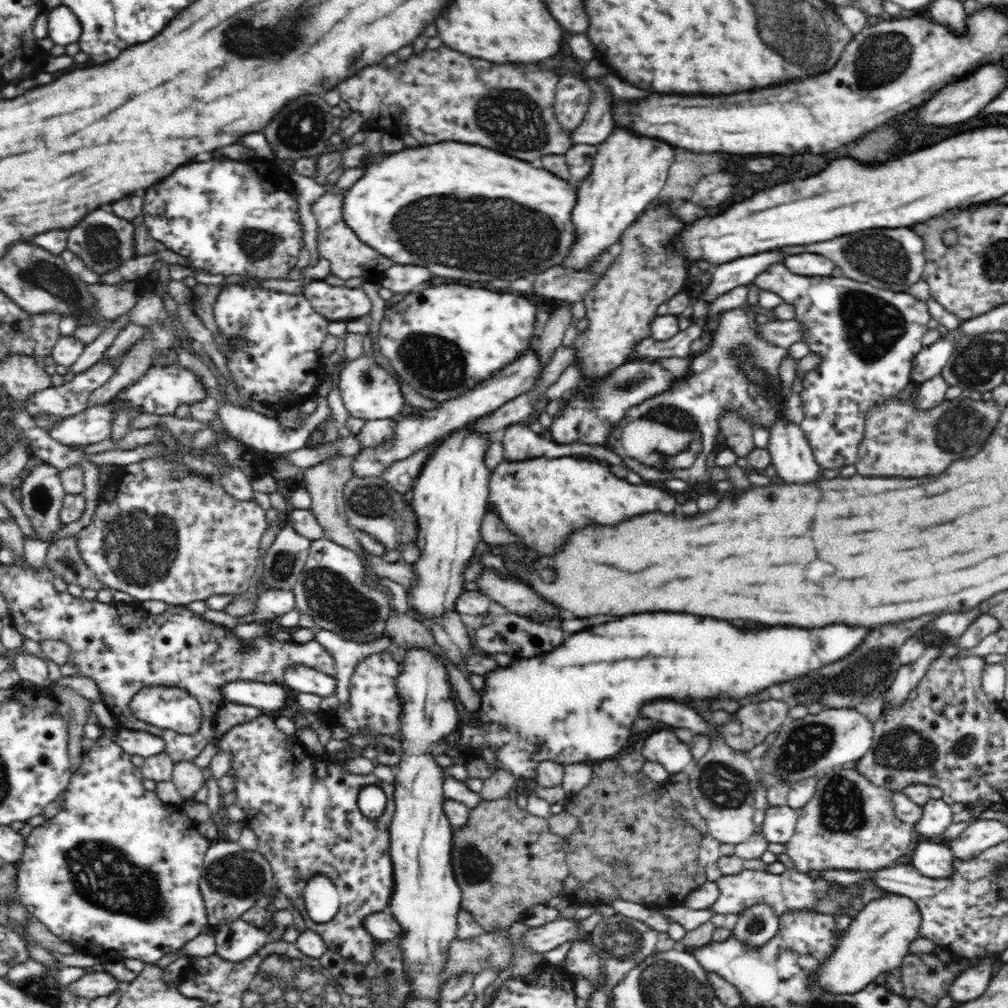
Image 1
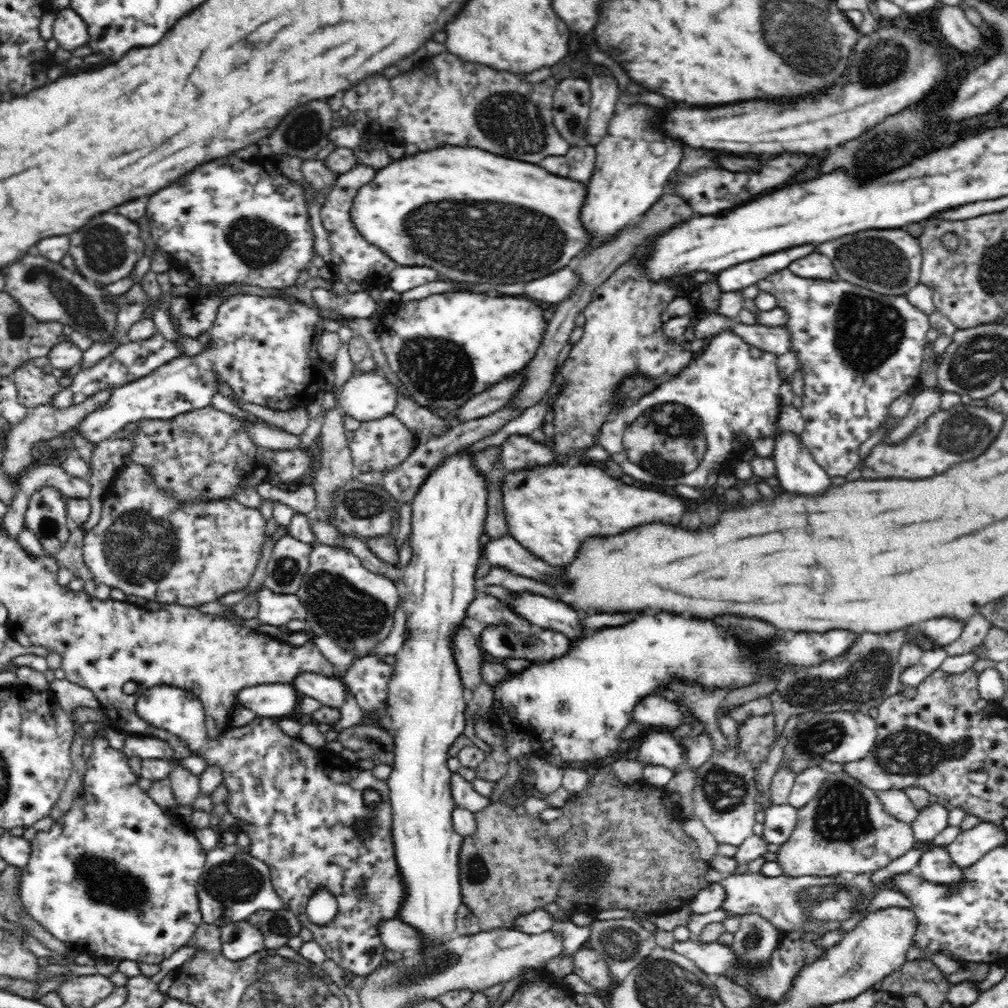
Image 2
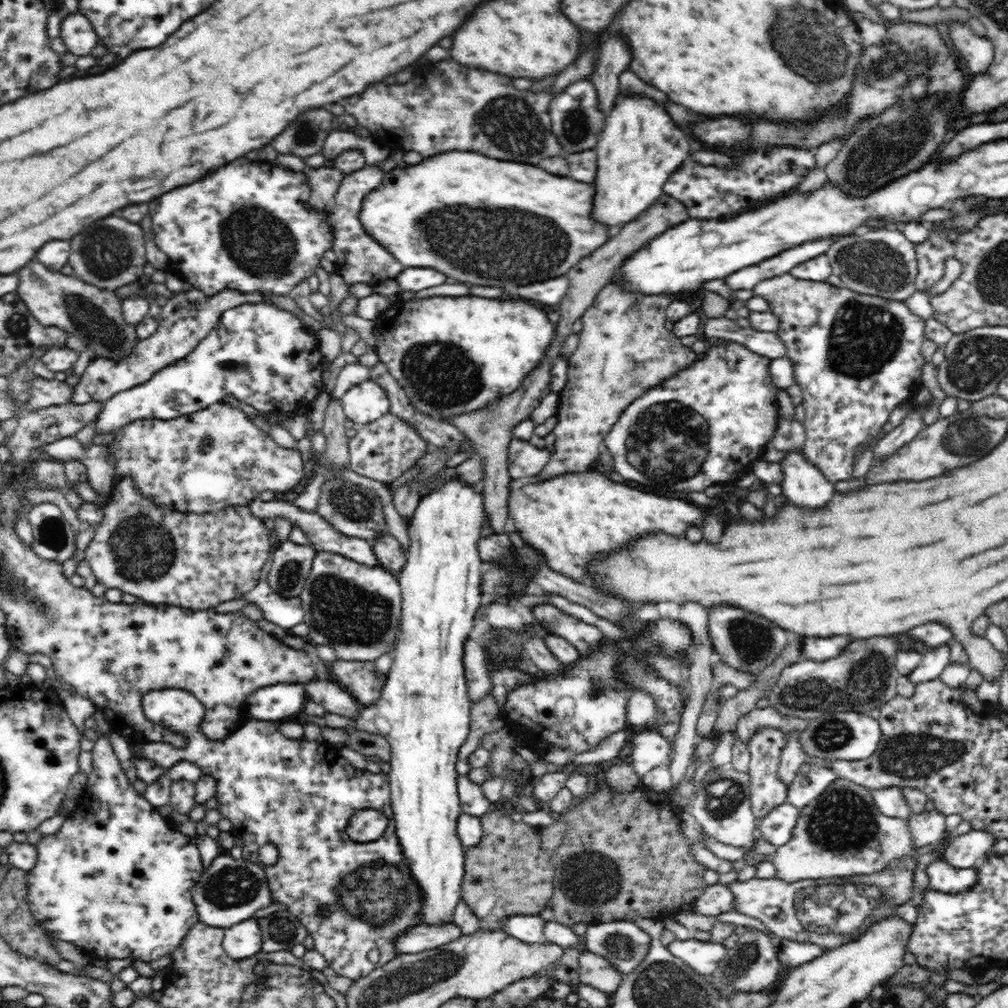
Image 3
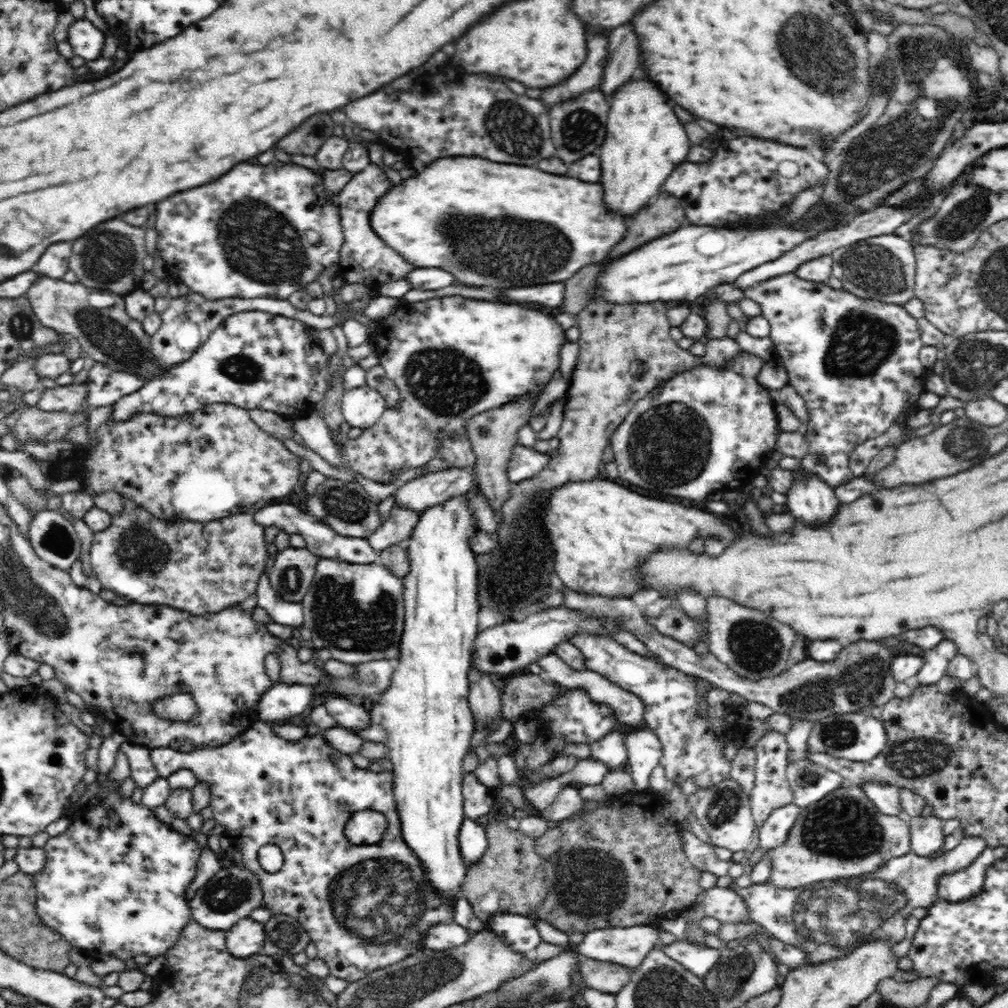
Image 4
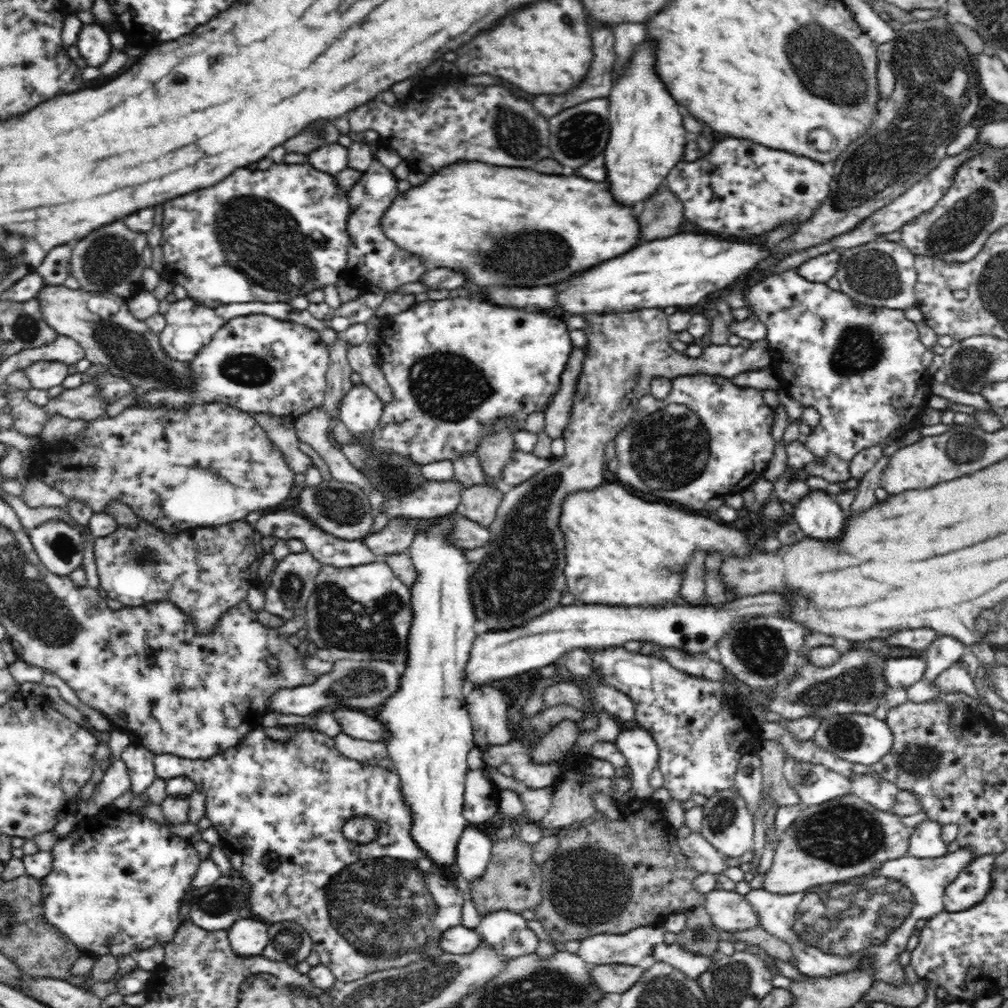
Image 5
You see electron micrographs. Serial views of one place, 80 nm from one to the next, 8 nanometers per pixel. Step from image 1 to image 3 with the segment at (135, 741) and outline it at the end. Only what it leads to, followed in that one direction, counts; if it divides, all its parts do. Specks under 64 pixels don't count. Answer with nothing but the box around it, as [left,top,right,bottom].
[134,689,421,981]

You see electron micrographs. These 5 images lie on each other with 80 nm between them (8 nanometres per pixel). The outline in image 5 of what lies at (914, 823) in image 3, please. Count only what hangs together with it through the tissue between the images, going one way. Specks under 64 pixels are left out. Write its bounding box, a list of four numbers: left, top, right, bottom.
[908,820,948,858]

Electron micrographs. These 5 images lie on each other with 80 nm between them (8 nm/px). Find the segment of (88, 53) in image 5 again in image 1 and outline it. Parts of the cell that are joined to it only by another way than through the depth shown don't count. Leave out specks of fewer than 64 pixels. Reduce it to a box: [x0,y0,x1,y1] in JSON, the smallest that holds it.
[48,6,81,46]

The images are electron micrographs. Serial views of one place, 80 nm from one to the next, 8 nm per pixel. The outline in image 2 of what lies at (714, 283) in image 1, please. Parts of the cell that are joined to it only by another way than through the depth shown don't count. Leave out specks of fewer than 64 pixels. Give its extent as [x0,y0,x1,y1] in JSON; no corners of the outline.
[716,244,815,293]

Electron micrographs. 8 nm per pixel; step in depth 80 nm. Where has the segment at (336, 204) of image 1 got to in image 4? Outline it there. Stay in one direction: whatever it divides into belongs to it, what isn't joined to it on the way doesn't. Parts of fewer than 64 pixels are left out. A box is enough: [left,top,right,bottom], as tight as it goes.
[336,163,415,288]

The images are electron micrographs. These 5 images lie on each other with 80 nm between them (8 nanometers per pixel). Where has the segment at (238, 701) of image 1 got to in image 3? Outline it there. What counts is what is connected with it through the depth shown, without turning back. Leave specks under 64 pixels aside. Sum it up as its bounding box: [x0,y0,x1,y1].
[248,684,309,721]

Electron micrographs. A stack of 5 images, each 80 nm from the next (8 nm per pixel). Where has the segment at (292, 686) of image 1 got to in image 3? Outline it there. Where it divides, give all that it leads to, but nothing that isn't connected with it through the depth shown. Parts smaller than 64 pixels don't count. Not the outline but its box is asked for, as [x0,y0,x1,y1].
[304,678,361,719]

